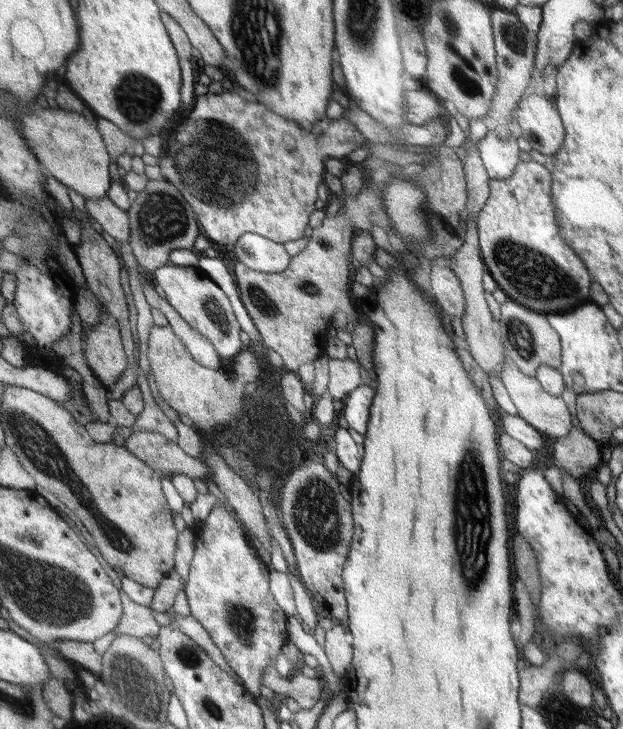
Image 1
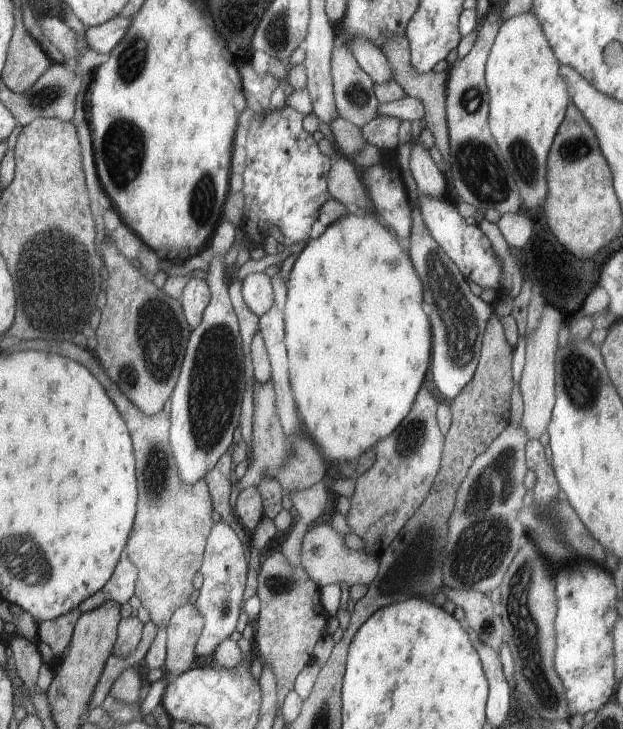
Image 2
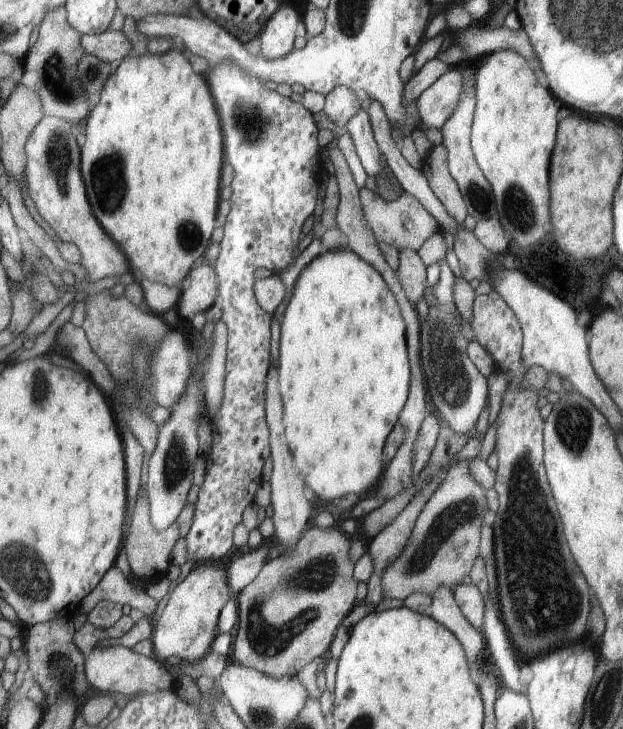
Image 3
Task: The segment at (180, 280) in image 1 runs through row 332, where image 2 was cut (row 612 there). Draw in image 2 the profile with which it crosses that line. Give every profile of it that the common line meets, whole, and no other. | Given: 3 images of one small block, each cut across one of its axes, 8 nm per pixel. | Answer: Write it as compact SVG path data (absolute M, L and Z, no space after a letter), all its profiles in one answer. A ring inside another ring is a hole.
M221 520L215 522L209 536L207 536L203 566L199 567L203 578L202 586L198 589L199 595L193 602L204 620L194 646L196 656L209 656L223 639L235 631L239 606L241 606L241 595L245 590L247 562L245 552L243 552L243 543L239 537L225 522Z

